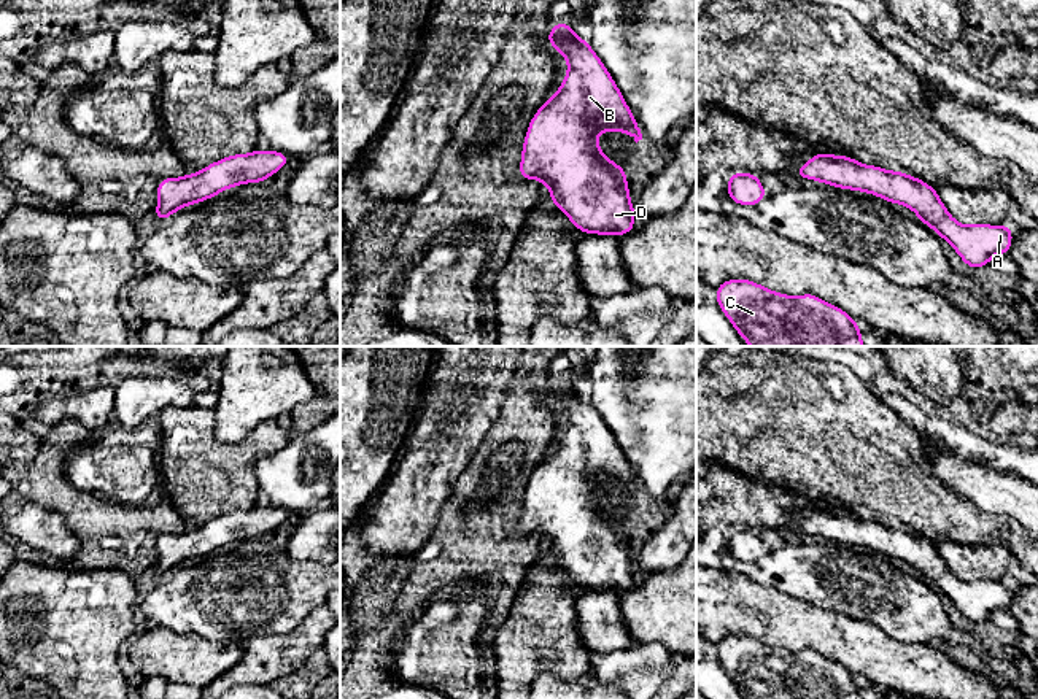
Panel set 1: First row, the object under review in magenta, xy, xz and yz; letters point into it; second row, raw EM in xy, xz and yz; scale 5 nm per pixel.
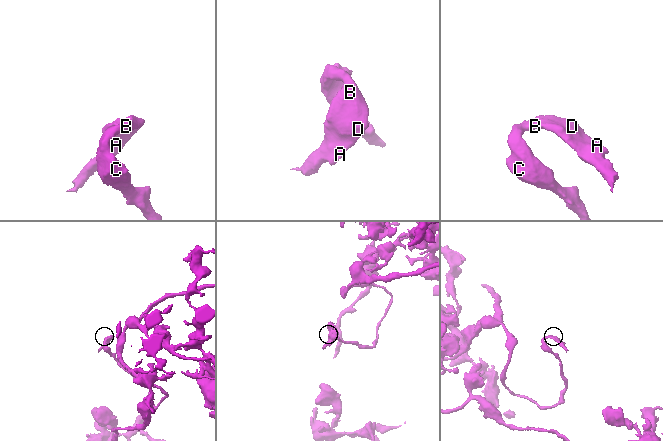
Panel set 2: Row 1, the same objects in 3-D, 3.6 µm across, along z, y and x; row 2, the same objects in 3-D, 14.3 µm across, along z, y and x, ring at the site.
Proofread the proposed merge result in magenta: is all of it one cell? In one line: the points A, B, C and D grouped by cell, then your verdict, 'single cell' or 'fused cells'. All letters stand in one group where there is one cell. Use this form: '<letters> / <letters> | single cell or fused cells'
A B C D | single cell

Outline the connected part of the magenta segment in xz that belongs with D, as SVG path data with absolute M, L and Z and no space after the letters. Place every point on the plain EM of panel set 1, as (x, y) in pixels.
M556 378L545 394L567 415L567 431L528 481L520 518L520 534L536 534L550 543L548 554L582 589L625 591L634 583L634 561L625 523L599 507L598 488L620 486L637 499L642 489L610 429L588 397L579 394L567 378Z

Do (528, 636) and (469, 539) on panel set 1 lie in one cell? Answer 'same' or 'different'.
different

